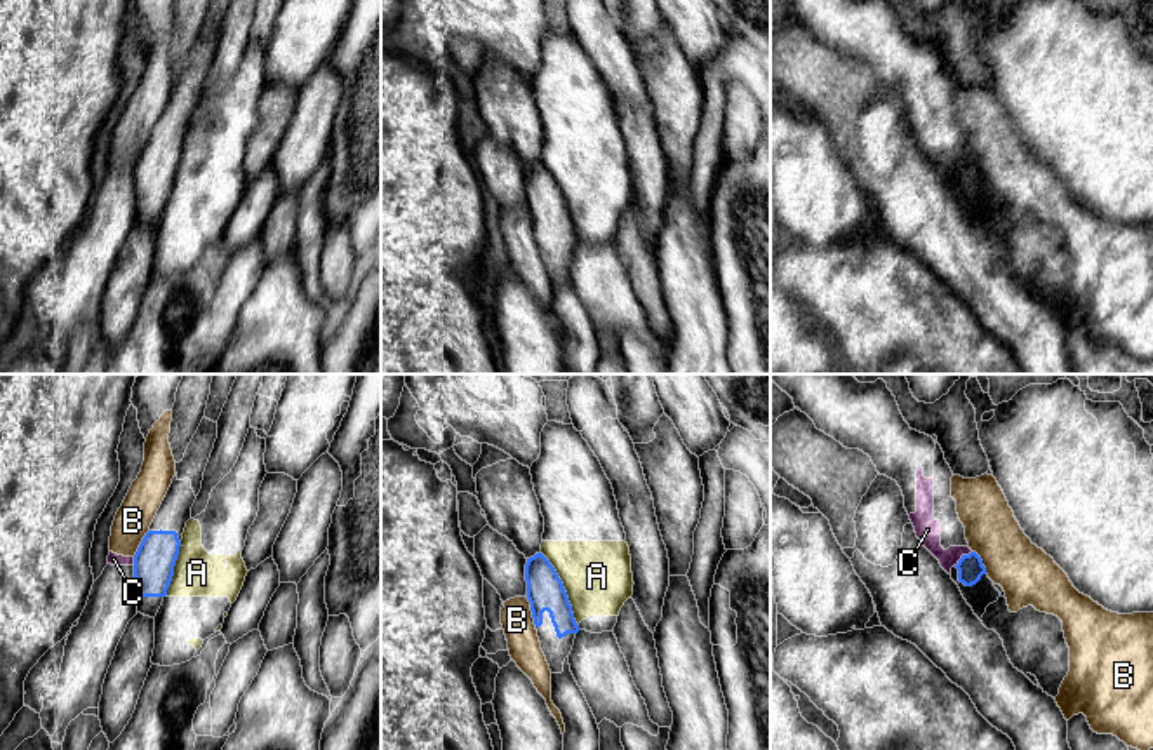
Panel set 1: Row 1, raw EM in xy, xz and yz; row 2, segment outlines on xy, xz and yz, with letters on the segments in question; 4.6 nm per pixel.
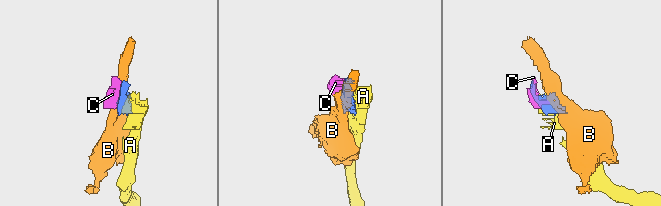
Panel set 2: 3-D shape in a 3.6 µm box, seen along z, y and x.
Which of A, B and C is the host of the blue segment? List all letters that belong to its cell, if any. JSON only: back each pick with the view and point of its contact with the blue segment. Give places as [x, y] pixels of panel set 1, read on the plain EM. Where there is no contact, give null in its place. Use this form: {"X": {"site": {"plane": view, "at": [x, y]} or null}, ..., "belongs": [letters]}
{"belongs": []}

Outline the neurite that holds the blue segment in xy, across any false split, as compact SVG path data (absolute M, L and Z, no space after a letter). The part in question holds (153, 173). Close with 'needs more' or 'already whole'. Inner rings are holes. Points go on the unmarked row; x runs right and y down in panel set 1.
M203 26L184 68L176 73L172 94L134 165L137 223L155 228L174 186L174 176L191 117L202 99L217 33Z; needs more

